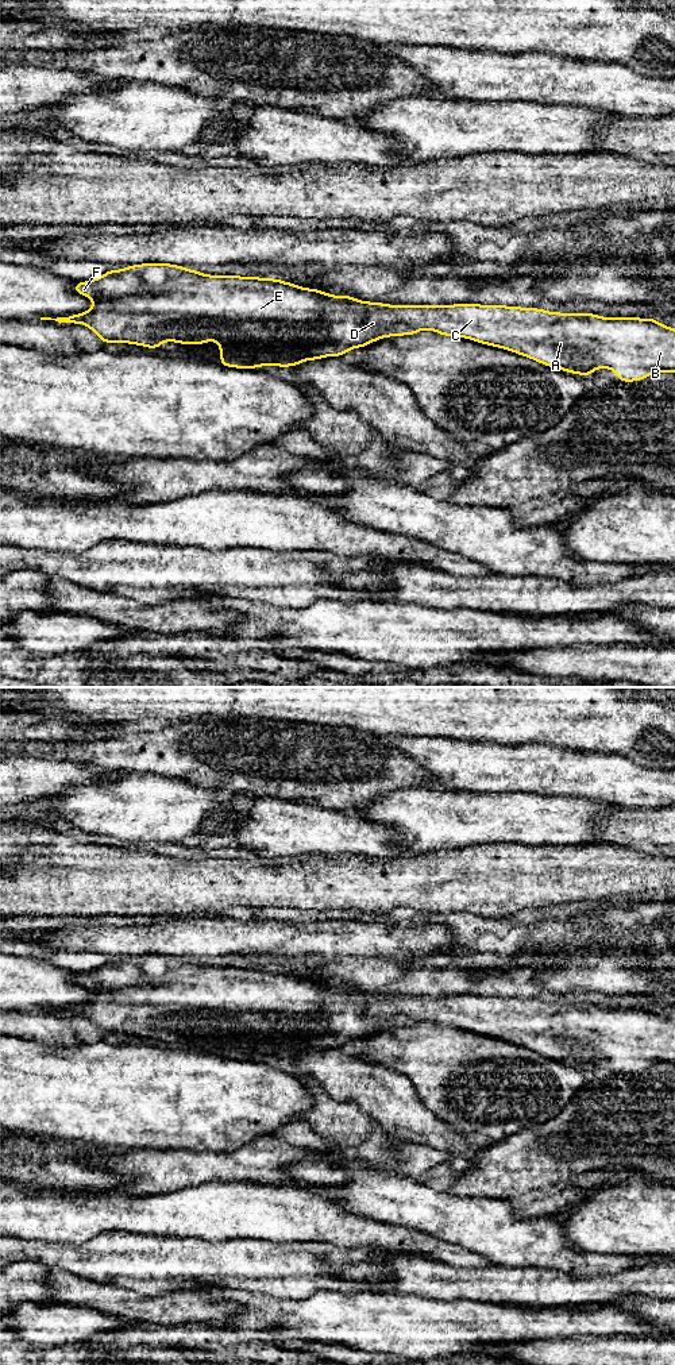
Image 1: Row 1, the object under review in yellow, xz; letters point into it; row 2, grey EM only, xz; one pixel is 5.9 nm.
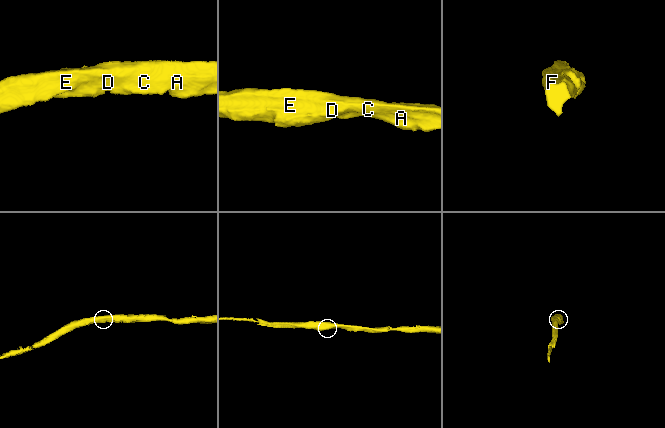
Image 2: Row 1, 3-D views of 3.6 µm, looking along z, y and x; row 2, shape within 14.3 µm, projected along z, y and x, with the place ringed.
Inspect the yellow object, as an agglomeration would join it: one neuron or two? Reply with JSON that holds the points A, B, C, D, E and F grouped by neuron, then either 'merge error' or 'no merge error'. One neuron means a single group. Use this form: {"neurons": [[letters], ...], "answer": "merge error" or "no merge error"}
{"neurons": [["A", "B", "C", "D", "E", "F"]], "answer": "no merge error"}

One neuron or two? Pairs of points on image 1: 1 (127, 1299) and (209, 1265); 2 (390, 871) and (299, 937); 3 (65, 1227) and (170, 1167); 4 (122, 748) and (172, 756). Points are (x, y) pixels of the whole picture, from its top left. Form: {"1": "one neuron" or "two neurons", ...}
{"1": "two neurons", "2": "two neurons", "3": "two neurons", "4": "one neuron"}

